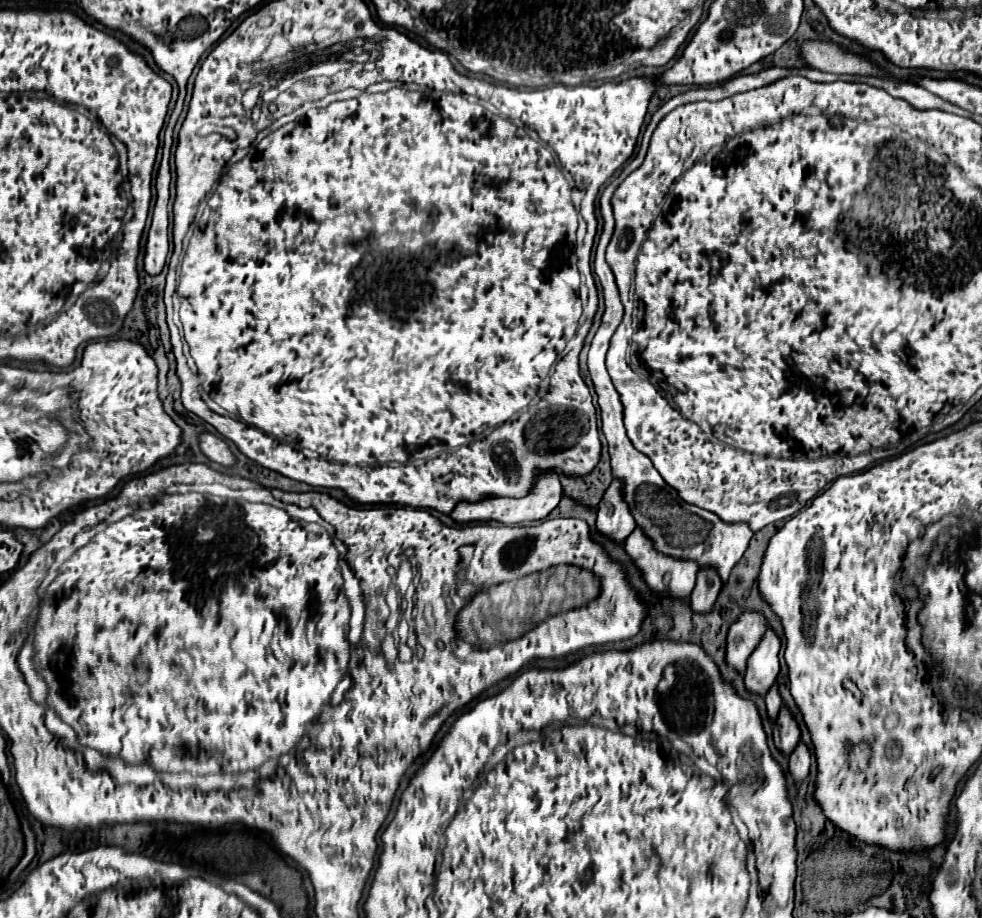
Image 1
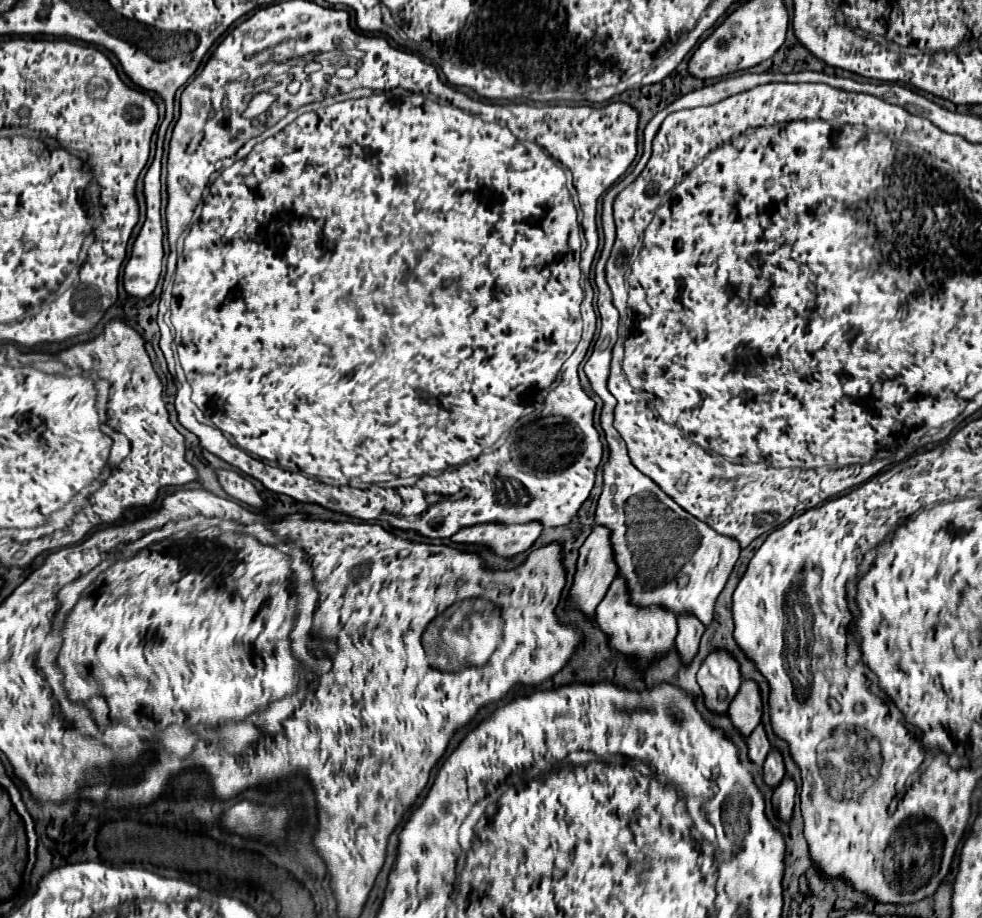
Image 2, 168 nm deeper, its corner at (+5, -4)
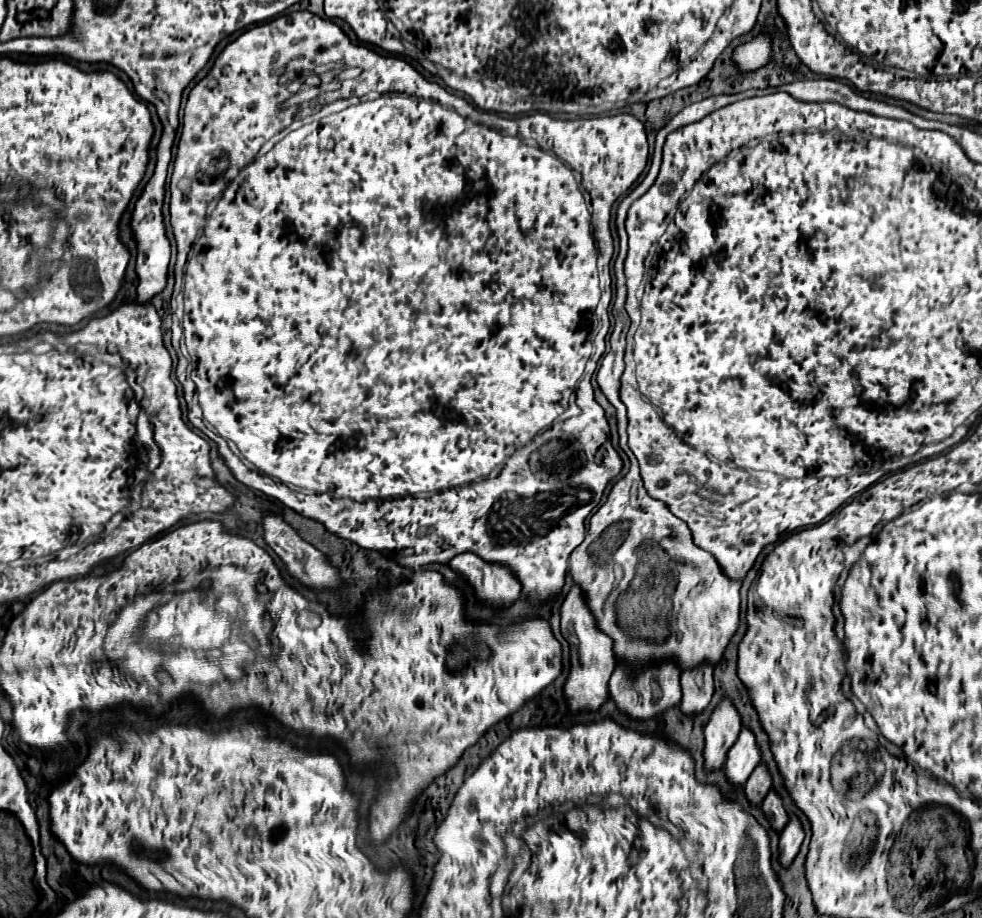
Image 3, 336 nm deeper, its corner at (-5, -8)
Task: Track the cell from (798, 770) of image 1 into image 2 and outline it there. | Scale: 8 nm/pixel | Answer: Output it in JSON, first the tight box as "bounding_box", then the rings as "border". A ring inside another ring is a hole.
{"bounding_box":[773,776,797,822],"border":[[[785,776],[783,782],[775,788],[773,794],[773,808],[777,810],[777,814],[789,822],[791,812],[793,812],[793,800],[795,800],[795,792],[797,792],[797,784],[791,776]]]}

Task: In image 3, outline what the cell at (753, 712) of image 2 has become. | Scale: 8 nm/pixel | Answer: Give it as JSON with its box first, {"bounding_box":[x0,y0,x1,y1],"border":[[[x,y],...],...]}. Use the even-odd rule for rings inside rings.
{"bounding_box":[725,730,759,790],"border":[[[741,730],[739,740],[729,750],[725,762],[725,778],[733,786],[733,790],[743,790],[747,778],[759,764],[759,746],[749,730]]]}

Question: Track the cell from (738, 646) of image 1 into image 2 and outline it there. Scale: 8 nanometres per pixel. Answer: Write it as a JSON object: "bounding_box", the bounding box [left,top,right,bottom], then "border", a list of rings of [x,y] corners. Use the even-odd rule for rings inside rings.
{"bounding_box":[697,648,741,712],"border":[[[717,648],[701,664],[697,682],[703,690],[707,708],[725,712],[741,684],[741,666],[729,650]]]}

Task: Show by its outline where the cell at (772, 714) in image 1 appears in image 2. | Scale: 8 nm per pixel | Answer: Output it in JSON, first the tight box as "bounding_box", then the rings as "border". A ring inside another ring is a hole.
{"bounding_box":[747,724,771,766],"border":[[[759,724],[759,726],[751,732],[751,736],[749,736],[747,740],[749,740],[749,758],[751,758],[757,766],[761,766],[761,764],[765,762],[765,756],[767,756],[767,752],[769,752],[769,748],[771,748],[763,724]]]}

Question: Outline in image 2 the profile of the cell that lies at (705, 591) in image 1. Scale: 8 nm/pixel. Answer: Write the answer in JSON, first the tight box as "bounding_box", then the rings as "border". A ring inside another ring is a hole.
{"bounding_box":[675,612,705,664],"border":[[[687,612],[679,614],[679,634],[675,638],[675,648],[681,654],[683,664],[689,664],[691,658],[697,654],[703,632],[705,632],[705,626],[699,618]]]}

